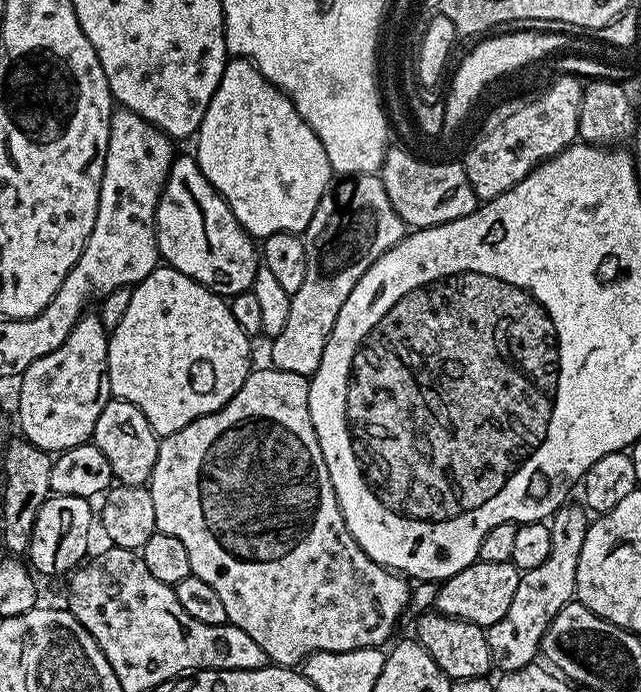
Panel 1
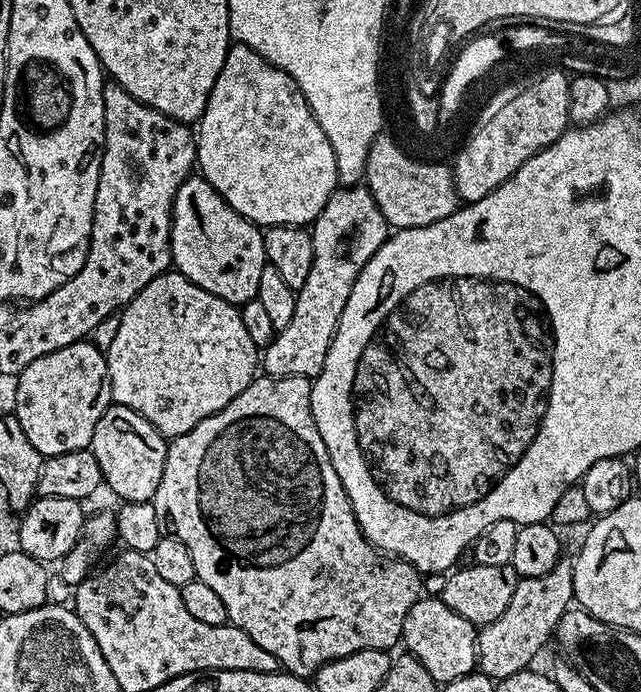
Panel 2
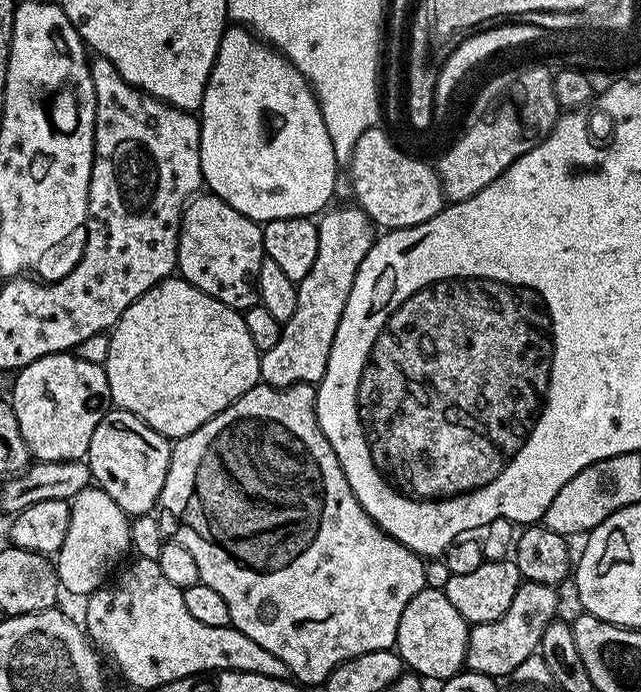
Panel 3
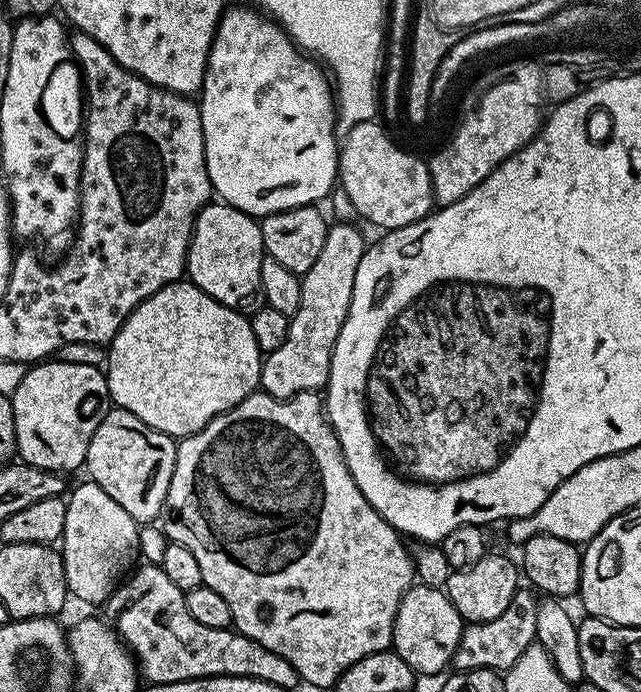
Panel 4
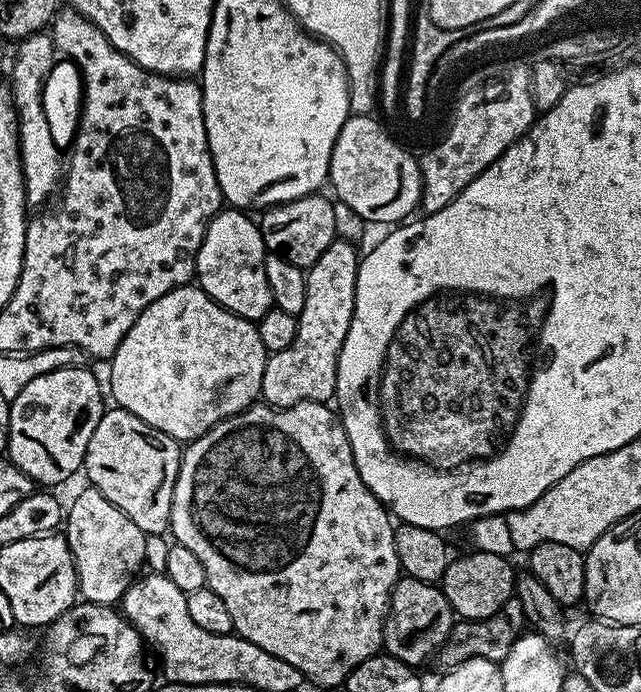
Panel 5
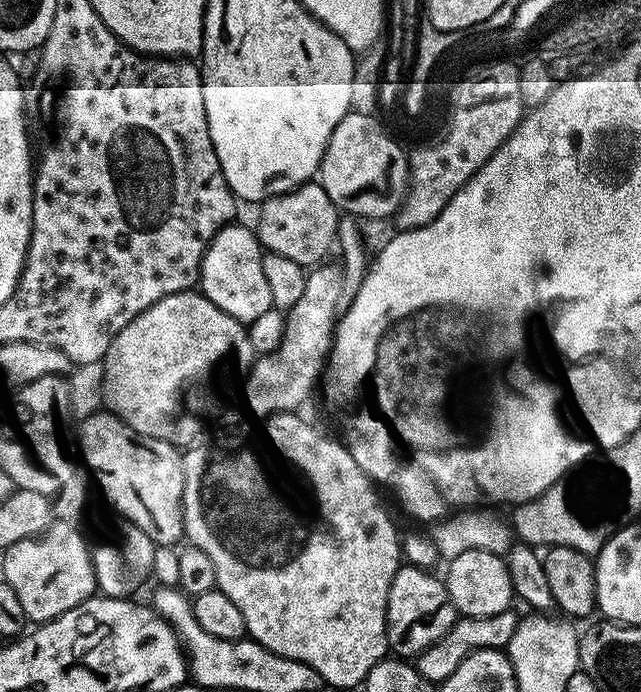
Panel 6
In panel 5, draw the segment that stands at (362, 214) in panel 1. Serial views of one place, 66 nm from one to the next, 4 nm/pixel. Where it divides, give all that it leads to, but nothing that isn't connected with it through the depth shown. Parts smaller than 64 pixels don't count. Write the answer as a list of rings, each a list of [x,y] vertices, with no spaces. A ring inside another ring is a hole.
[[[337,238],[330,246],[326,246],[326,254],[314,262],[314,266],[307,269],[306,275],[306,306],[302,306],[302,314],[296,322],[296,337],[286,350],[271,353],[262,370],[260,396],[263,403],[271,404],[274,408],[289,408],[298,402],[318,400],[328,402],[336,395],[336,371],[338,358],[342,350],[342,342],[346,342],[346,334],[350,330],[352,311],[356,305],[356,279],[362,256],[348,240]]]

